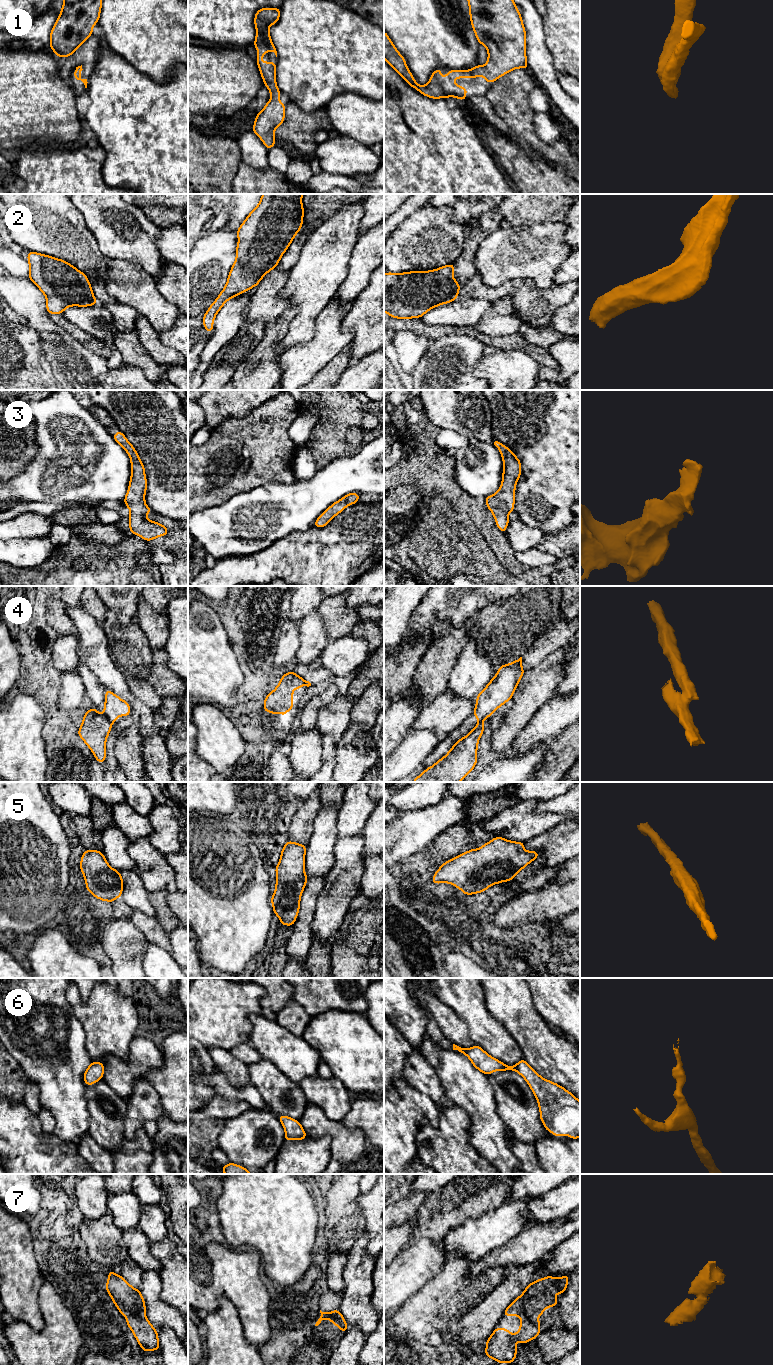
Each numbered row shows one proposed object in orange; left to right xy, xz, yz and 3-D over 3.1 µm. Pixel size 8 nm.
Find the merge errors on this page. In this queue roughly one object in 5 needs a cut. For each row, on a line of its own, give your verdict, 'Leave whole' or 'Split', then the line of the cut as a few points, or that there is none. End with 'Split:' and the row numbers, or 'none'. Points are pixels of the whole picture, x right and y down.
1: Leave whole. No split
2: Leave whole. No split
3: Leave whole. No split
4: Split. Split along xy (104, 714), (111, 724)
5: Leave whole. No split
6: Leave whole. No split
7: Leave whole. No split
Split: 4

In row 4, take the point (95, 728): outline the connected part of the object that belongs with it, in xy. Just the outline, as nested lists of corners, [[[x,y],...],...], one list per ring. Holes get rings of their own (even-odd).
[[[96,708],[86,711],[78,730],[79,737],[86,743],[99,763],[106,759],[106,740],[111,731],[111,723]]]

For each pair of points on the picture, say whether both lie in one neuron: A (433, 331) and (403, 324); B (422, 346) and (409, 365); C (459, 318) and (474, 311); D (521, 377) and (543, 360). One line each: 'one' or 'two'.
A: one
B: one
C: one
D: two

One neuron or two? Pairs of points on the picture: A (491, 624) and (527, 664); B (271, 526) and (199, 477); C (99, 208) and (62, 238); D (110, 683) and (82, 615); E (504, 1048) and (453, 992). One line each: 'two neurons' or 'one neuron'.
A: two neurons
B: two neurons
C: two neurons
D: one neuron
E: one neuron

